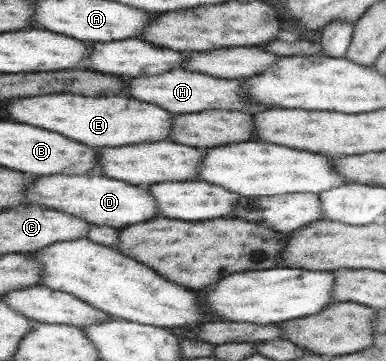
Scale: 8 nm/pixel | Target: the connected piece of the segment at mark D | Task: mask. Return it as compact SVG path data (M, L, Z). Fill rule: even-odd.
M100 172L83 175L37 176L27 186L27 199L33 204L52 210L67 212L91 224L109 226L121 230L123 225L133 225L155 217L155 199L145 187L135 186L118 179L111 179Z

